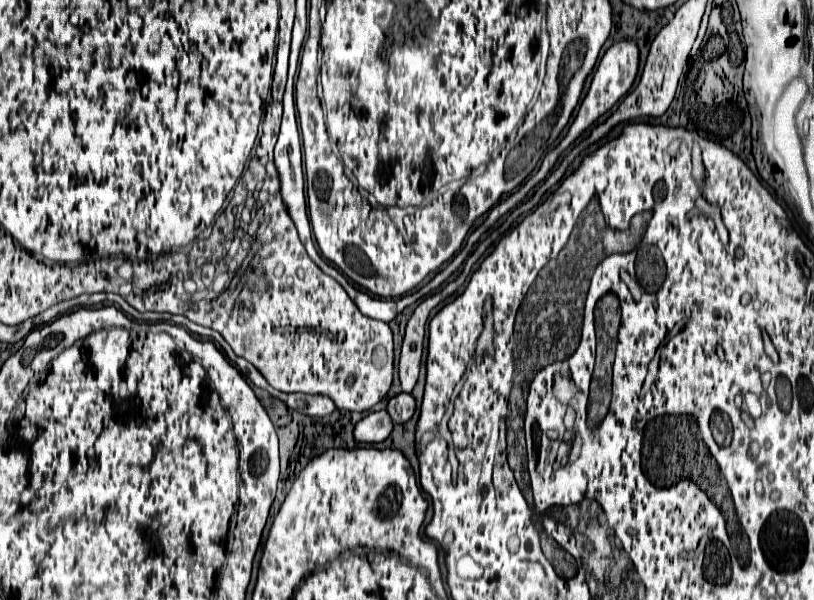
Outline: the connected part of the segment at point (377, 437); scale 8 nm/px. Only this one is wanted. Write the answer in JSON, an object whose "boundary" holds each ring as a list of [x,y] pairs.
{"boundary":[[[386,410],[380,412],[370,412],[364,416],[356,426],[354,426],[354,440],[356,442],[366,442],[366,444],[376,444],[384,442],[390,432],[392,432],[392,420],[386,416]]]}

